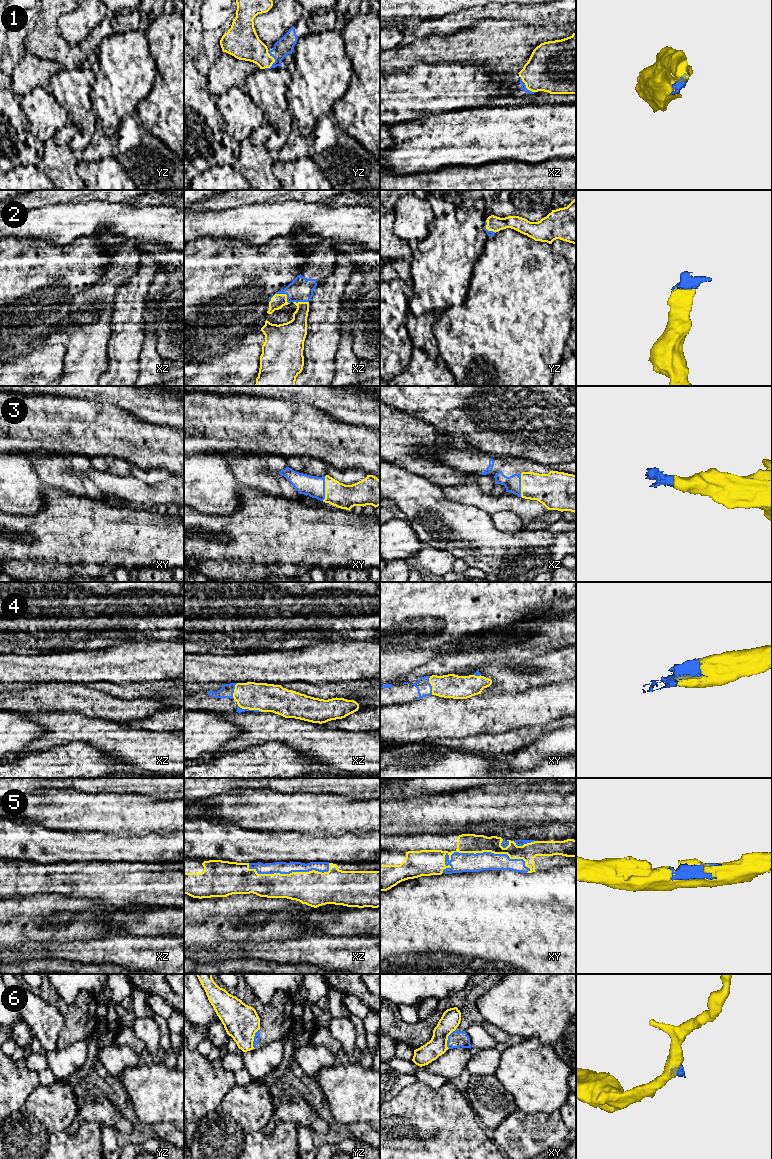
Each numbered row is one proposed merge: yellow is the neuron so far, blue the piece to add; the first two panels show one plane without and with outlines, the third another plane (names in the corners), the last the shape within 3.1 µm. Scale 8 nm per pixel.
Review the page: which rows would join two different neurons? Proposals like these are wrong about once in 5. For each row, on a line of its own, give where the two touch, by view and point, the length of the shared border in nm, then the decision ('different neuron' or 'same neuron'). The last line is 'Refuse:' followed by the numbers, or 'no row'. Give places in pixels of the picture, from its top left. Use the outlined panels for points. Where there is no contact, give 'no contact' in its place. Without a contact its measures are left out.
1: yz (274, 61) | 160 nm | same neuron
2: xz (281, 294) | 170 nm | same neuron
3: xy (325, 488) | 200 nm | same neuron
4: xz (249, 709) | 220 nm | same neuron
5: xy (480, 852) | 700 nm | different neuron
6: xy (447, 1039) | 170 nm | different neuron
Refuse: 5, 6

